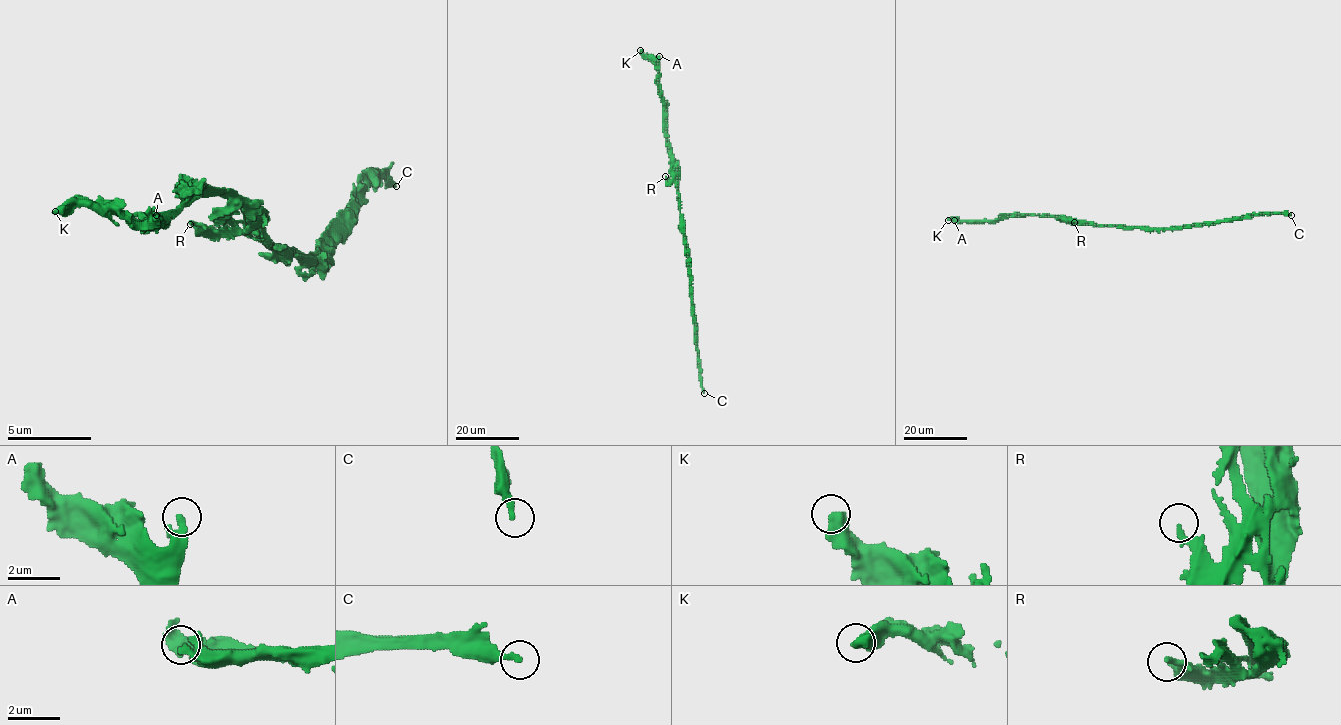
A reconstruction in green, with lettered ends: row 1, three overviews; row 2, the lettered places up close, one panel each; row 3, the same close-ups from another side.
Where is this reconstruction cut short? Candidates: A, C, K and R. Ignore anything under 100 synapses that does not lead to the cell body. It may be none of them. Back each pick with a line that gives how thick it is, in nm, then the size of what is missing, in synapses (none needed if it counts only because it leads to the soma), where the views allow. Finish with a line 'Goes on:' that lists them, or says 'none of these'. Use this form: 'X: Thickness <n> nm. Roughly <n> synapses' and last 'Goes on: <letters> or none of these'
K: Thickness 550 nm. Roughly 140 synapses
Goes on: K

